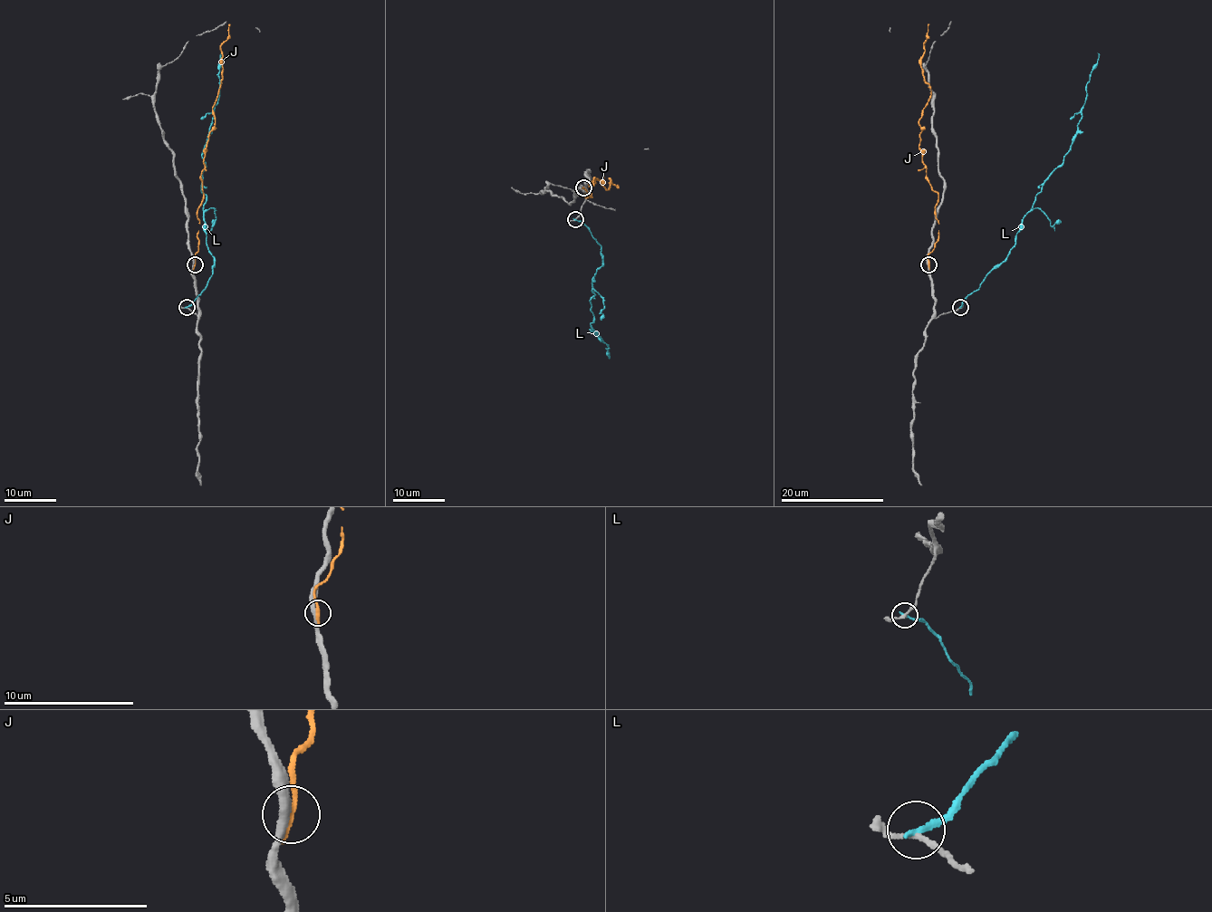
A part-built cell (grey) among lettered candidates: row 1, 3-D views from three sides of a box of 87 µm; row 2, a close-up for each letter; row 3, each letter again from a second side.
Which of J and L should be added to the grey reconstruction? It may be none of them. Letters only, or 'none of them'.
none of them

